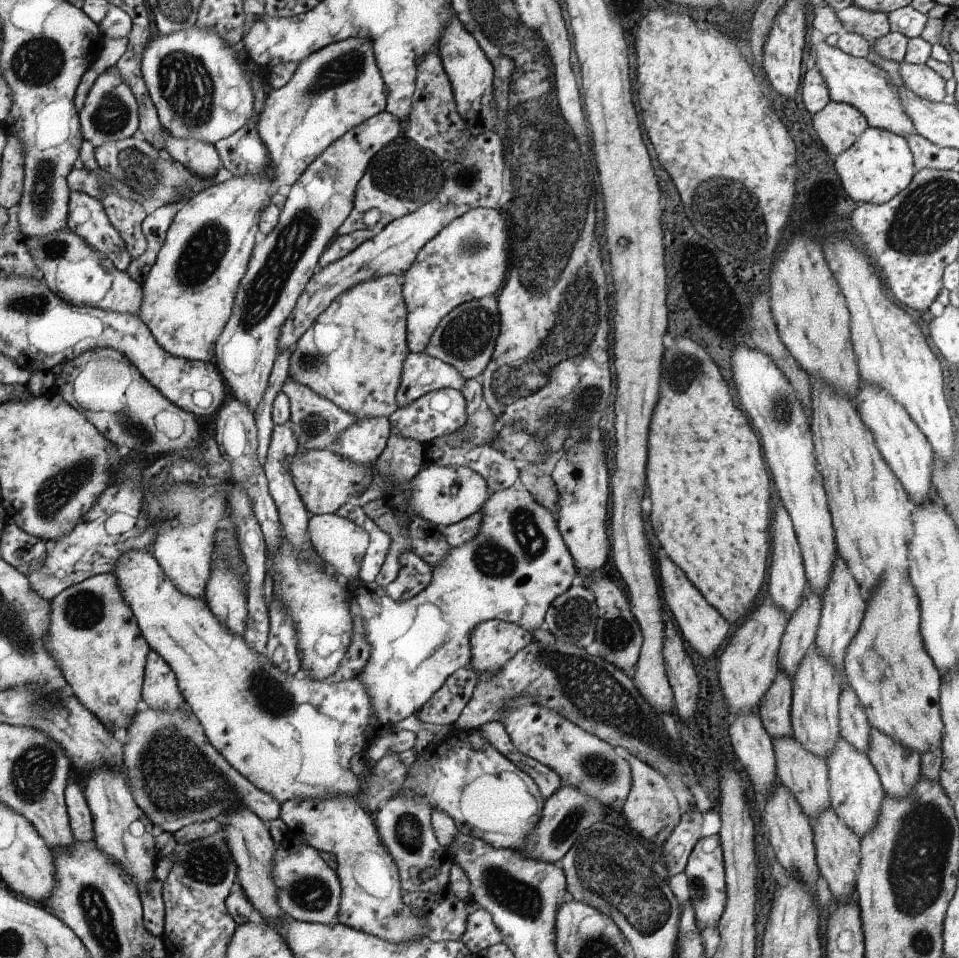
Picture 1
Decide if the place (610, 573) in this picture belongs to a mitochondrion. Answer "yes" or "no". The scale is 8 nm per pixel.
no

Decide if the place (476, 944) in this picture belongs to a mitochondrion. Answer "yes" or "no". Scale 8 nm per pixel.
no

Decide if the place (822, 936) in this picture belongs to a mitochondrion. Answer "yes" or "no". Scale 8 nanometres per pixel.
no

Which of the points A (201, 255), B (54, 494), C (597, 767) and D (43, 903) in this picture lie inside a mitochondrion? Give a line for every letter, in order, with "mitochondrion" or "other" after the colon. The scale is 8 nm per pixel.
A: mitochondrion
B: mitochondrion
C: mitochondrion
D: other

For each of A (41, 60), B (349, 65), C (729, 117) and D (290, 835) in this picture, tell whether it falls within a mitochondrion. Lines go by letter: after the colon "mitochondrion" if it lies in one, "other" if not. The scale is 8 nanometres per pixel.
A: mitochondrion
B: mitochondrion
C: other
D: other

